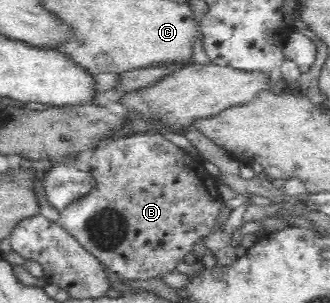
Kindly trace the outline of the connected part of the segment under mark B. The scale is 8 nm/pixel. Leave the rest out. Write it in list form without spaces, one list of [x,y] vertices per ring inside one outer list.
[[[142,133],[134,134],[114,141],[108,141],[98,145],[96,149],[91,152],[89,157],[90,167],[92,167],[92,174],[97,178],[97,186],[93,187],[88,194],[82,196],[80,199],[74,200],[70,205],[66,205],[59,212],[58,224],[66,231],[70,232],[88,252],[94,257],[97,257],[107,271],[115,273],[117,277],[122,277],[124,280],[148,280],[162,278],[169,272],[176,270],[178,263],[184,260],[186,254],[190,254],[195,249],[195,245],[199,240],[209,236],[211,233],[225,234],[221,224],[217,222],[220,209],[222,209],[222,202],[220,192],[218,192],[219,182],[216,177],[210,174],[204,168],[204,161],[196,156],[193,156],[185,148],[178,147],[177,144],[172,143],[160,133]]]

